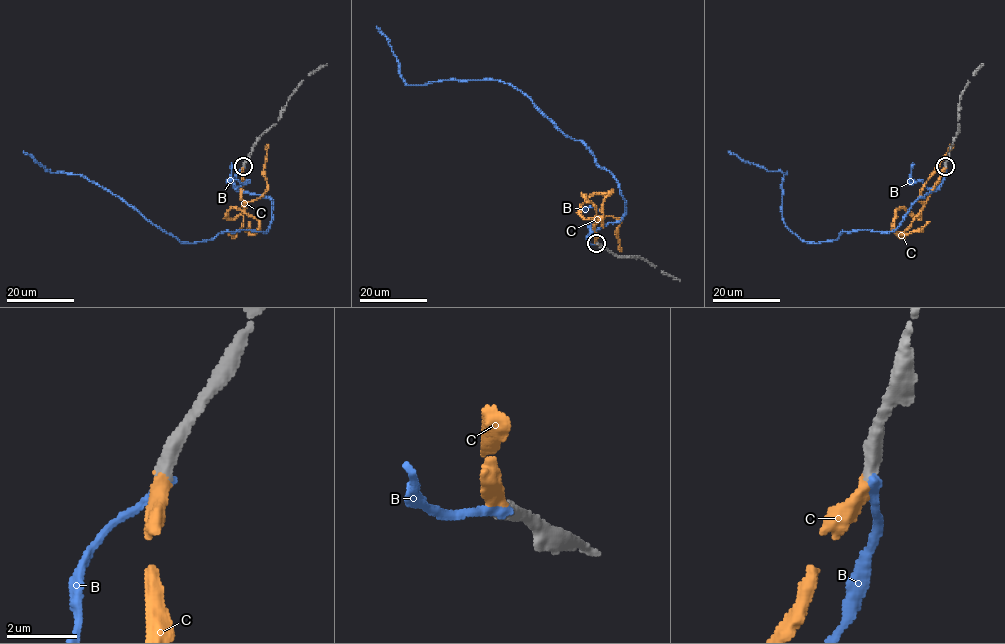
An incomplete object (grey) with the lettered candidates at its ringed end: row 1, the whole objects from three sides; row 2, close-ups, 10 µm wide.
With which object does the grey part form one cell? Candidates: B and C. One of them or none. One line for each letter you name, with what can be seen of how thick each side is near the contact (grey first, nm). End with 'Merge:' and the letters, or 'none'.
C: calibres 440 and 360 nm
Merge: C

